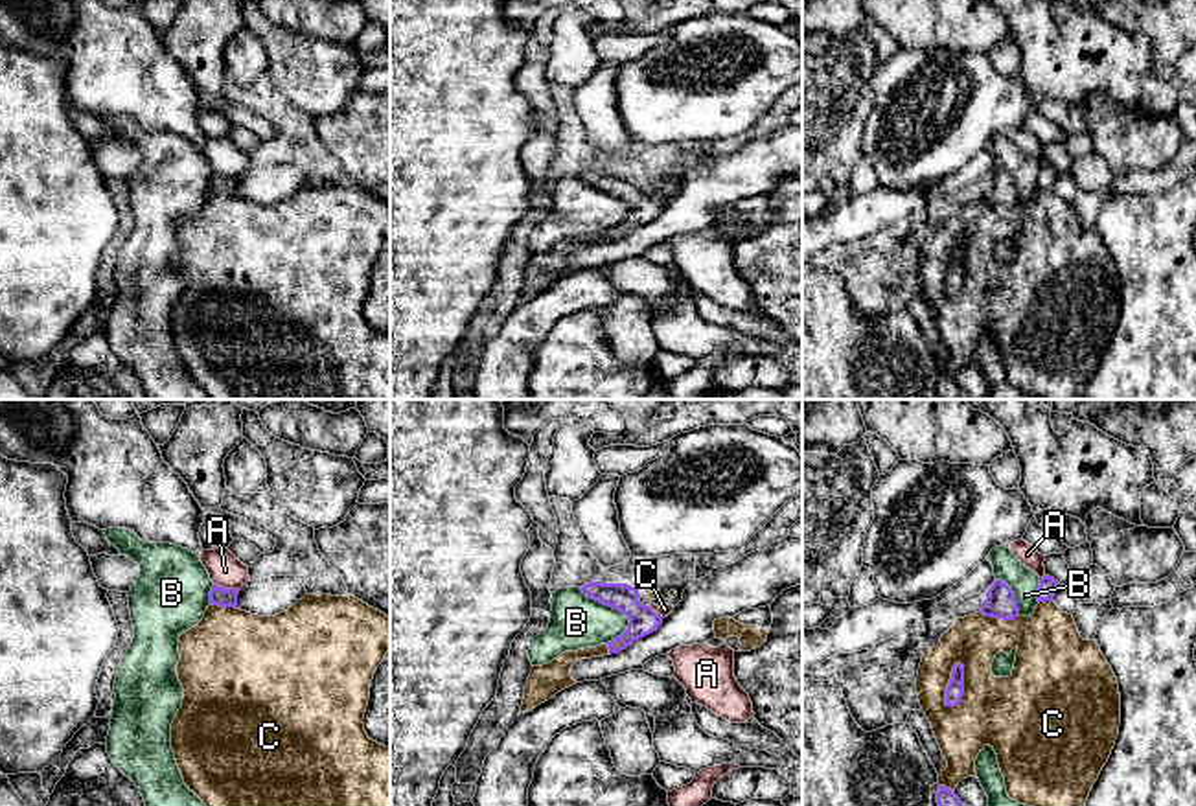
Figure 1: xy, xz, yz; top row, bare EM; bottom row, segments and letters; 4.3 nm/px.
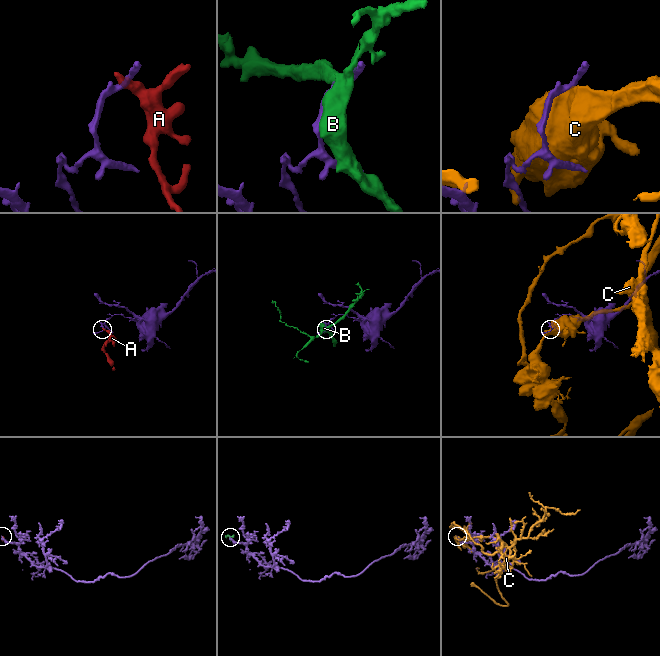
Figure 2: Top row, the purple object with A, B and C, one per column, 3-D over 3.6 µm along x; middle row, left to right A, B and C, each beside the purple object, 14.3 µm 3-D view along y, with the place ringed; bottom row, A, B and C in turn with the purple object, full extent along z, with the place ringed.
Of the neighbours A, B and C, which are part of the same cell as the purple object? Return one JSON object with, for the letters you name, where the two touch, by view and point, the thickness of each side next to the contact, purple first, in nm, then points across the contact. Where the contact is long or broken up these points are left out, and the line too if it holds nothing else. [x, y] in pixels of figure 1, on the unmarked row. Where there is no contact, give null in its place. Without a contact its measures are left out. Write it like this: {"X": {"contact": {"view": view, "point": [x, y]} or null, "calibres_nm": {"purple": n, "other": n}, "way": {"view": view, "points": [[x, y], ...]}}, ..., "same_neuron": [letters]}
{"same_neuron": []}

